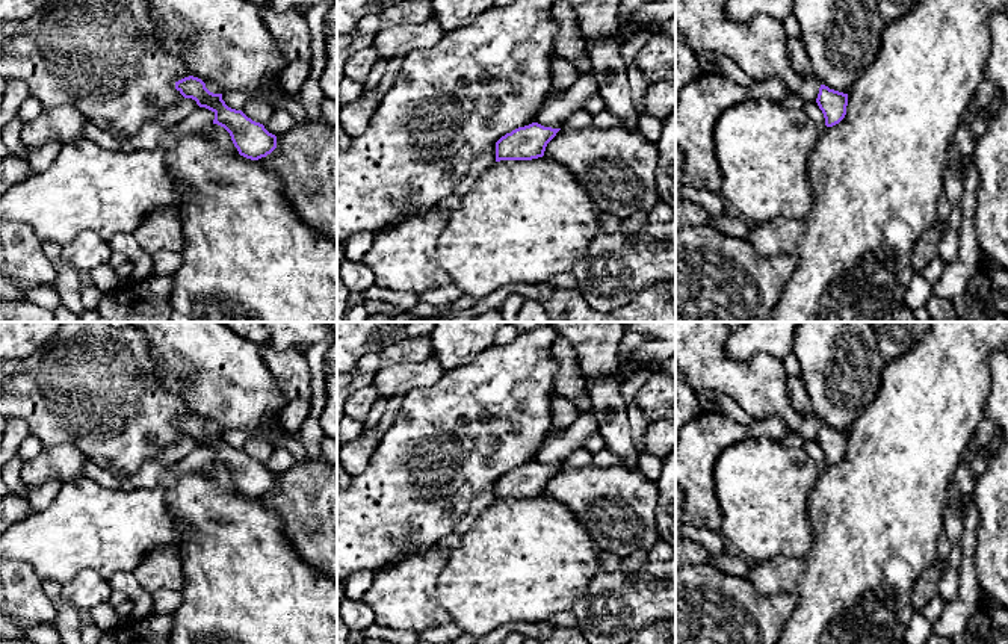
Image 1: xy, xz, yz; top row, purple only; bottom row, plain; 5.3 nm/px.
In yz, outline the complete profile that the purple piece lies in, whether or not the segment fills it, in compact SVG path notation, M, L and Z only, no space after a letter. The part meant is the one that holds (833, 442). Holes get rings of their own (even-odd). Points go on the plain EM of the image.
M821 423L816 441L824 452L825 464L833 466L846 454L848 432Z

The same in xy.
M193 414L175 420L175 428L184 435L196 440L215 452L213 463L224 466L237 487L239 493L258 499L277 487L277 475L269 472L263 463L252 460L242 449L231 447L222 438L222 432L213 432L206 422Z

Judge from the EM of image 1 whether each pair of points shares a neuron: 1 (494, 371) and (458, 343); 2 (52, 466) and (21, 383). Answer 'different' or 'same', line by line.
1: different
2: different

